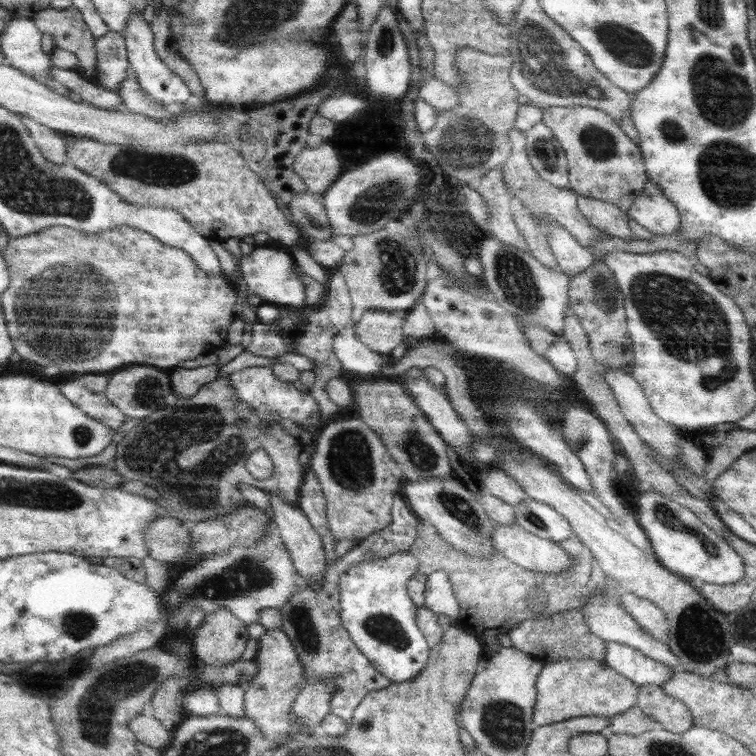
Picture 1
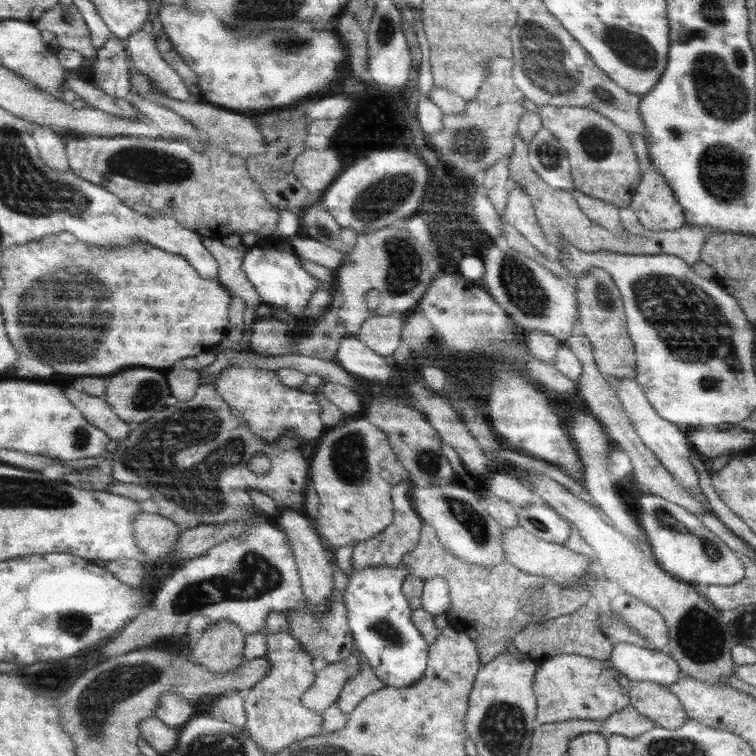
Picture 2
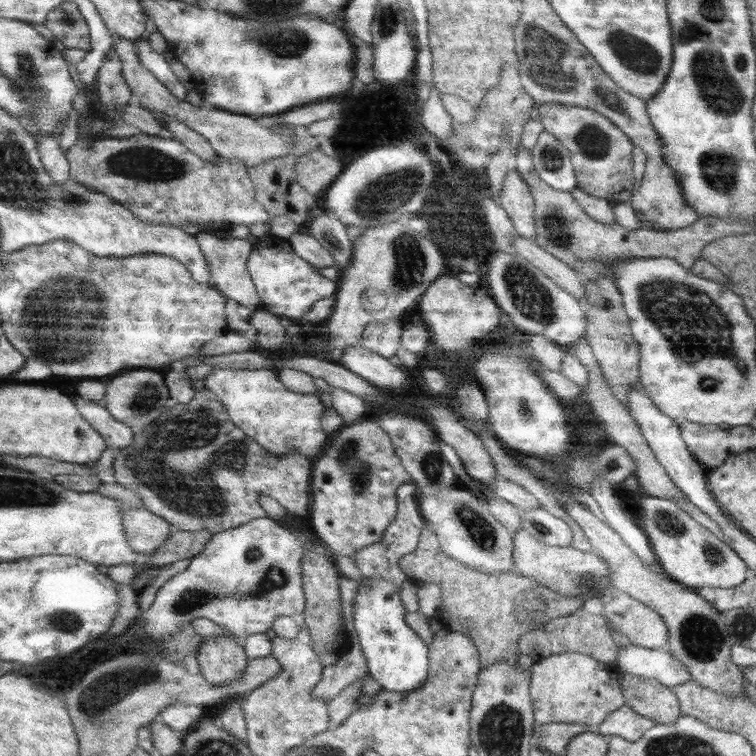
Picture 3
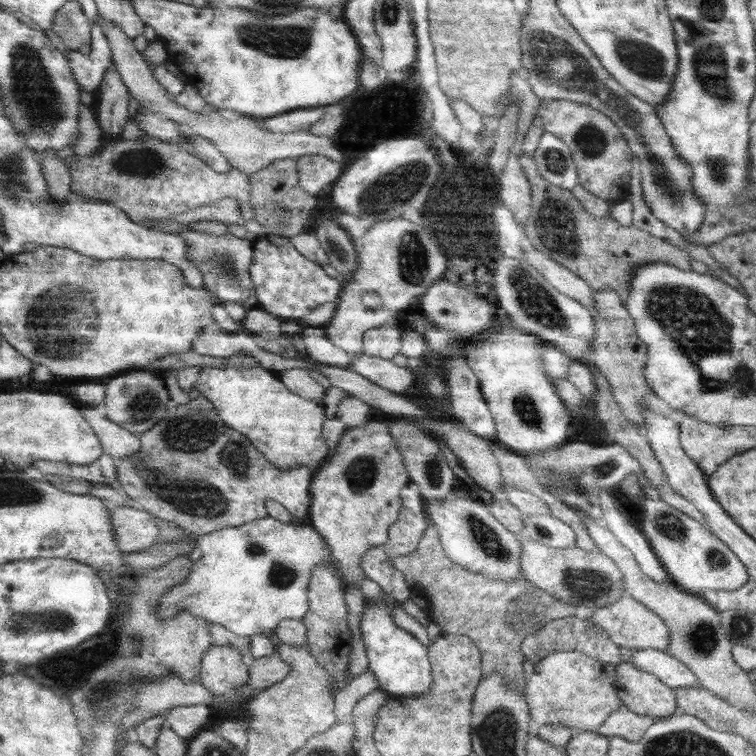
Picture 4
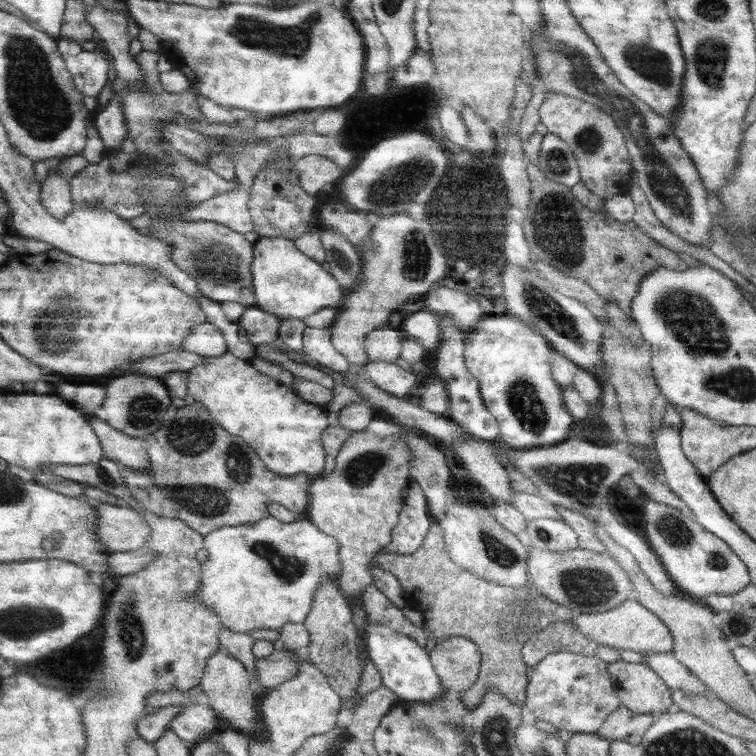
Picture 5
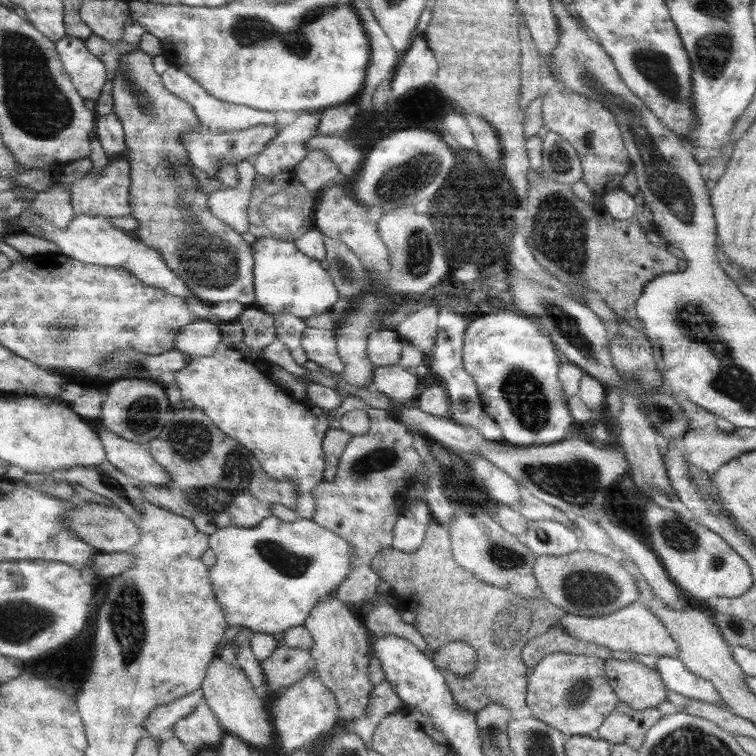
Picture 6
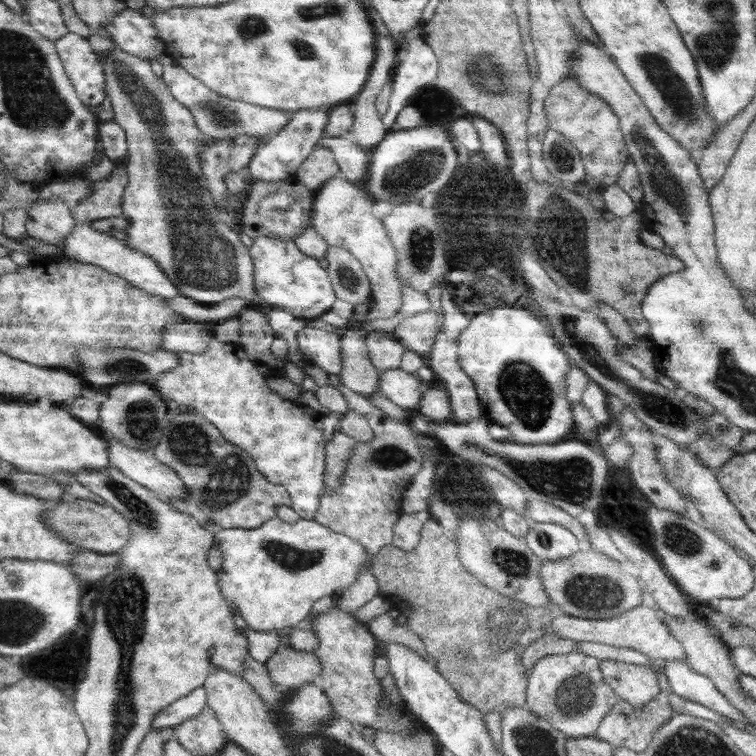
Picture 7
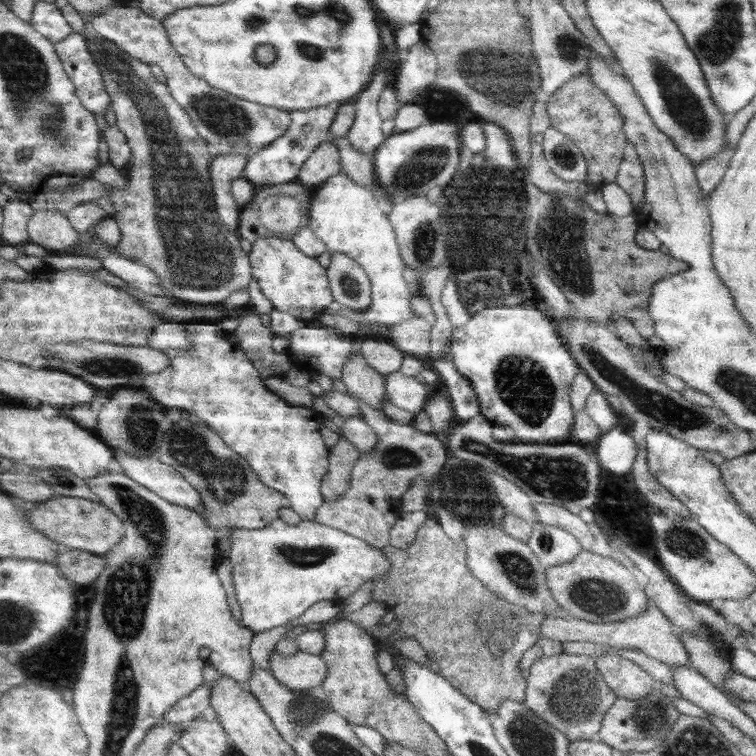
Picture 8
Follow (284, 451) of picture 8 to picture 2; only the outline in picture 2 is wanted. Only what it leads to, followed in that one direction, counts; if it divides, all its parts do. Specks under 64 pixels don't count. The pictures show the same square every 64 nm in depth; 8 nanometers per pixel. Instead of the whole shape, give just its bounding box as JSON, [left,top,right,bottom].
[213,367,326,446]

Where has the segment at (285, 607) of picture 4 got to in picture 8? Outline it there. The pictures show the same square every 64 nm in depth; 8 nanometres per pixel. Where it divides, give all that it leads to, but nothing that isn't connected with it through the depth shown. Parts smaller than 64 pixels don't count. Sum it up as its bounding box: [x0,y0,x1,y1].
[225,518,391,633]

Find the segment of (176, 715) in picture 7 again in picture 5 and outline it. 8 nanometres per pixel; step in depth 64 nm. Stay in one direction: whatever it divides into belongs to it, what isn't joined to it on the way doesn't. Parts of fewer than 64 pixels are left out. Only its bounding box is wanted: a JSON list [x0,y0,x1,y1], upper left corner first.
[135,703,194,743]

